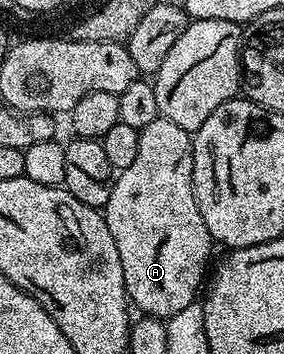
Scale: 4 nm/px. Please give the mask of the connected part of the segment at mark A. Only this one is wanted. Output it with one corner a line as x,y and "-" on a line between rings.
159,117
152,121
152,125
139,131
138,136
140,150
136,152
136,161
132,161
128,169
117,172
112,197
108,197
104,214
108,233
112,233
112,241
116,241
116,250
120,253
120,265
124,265
126,298
137,310
138,307
142,310
139,312
143,316
165,321
199,298
207,274
206,262
210,259
212,240
208,225
204,225
204,217
200,217
194,196
194,145
191,132

